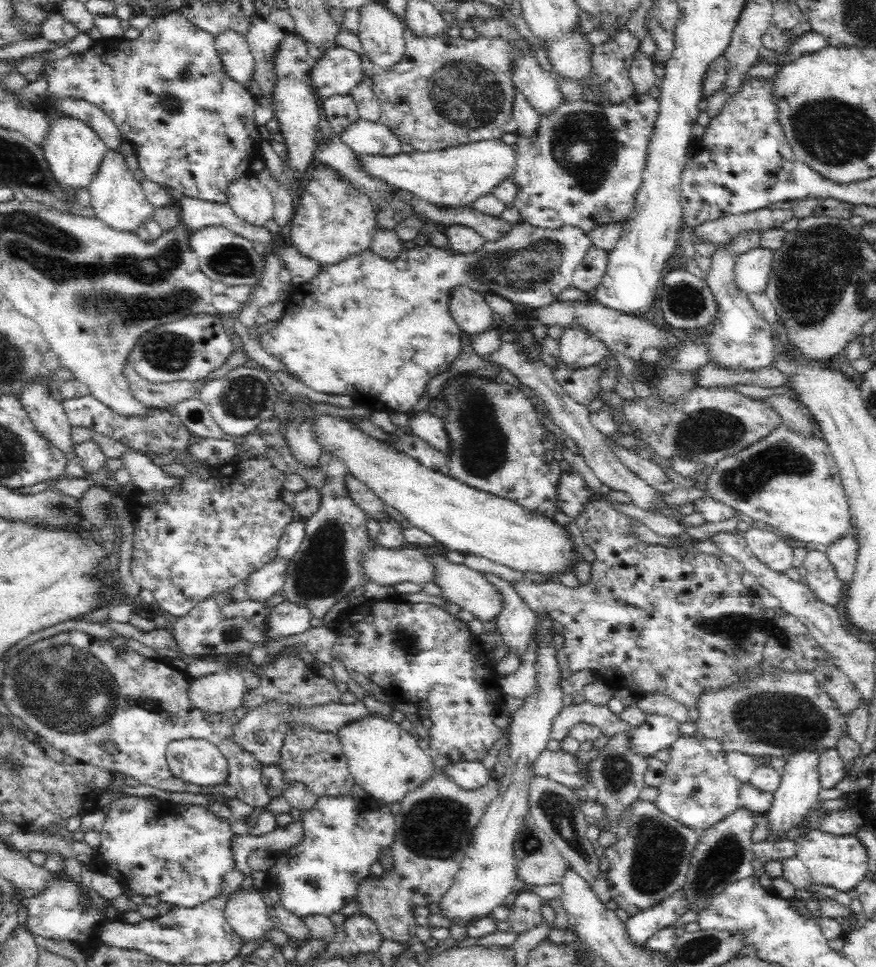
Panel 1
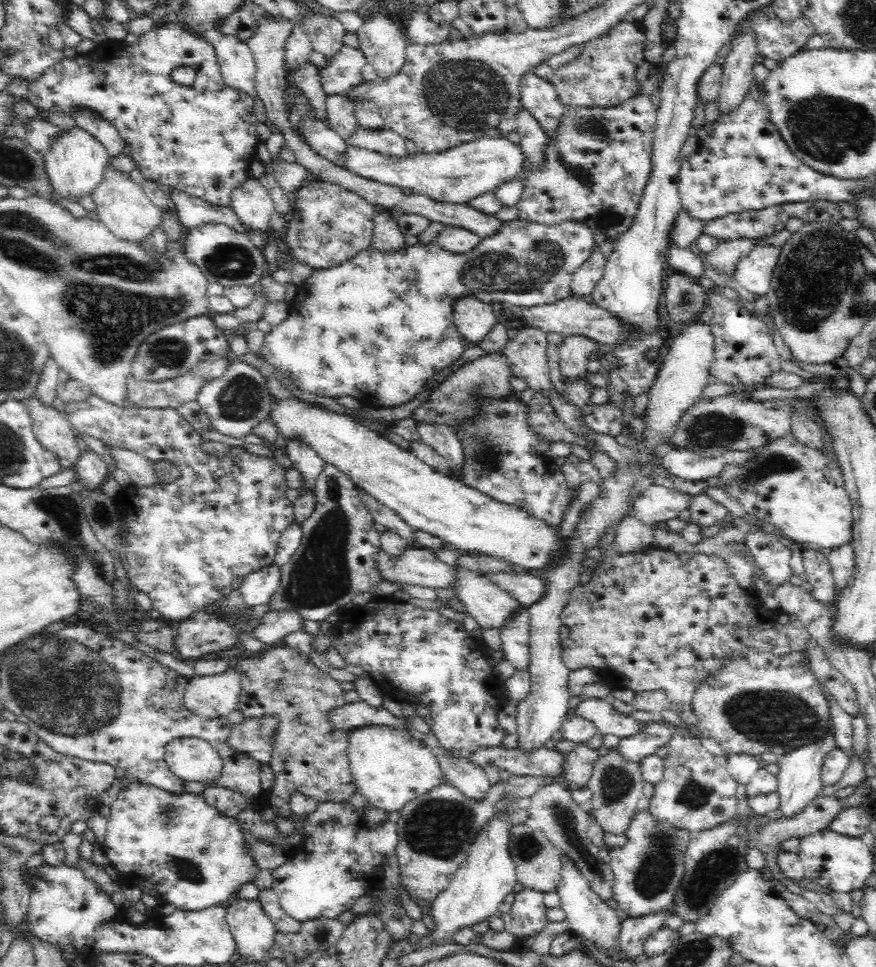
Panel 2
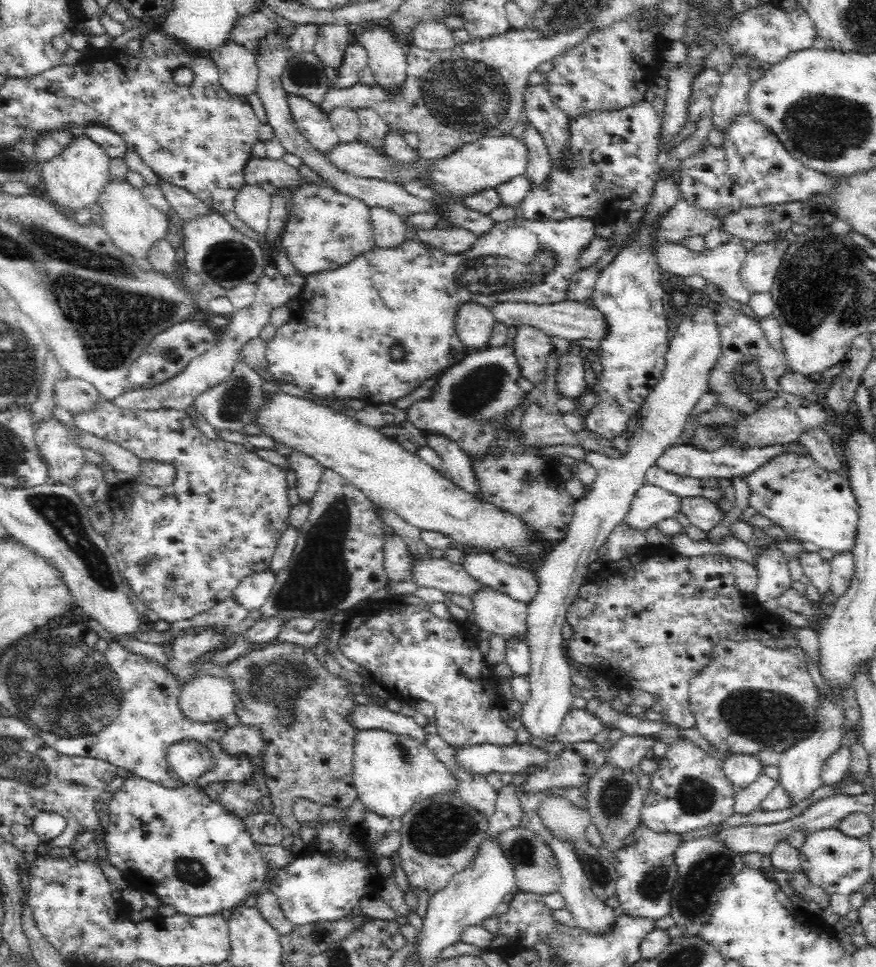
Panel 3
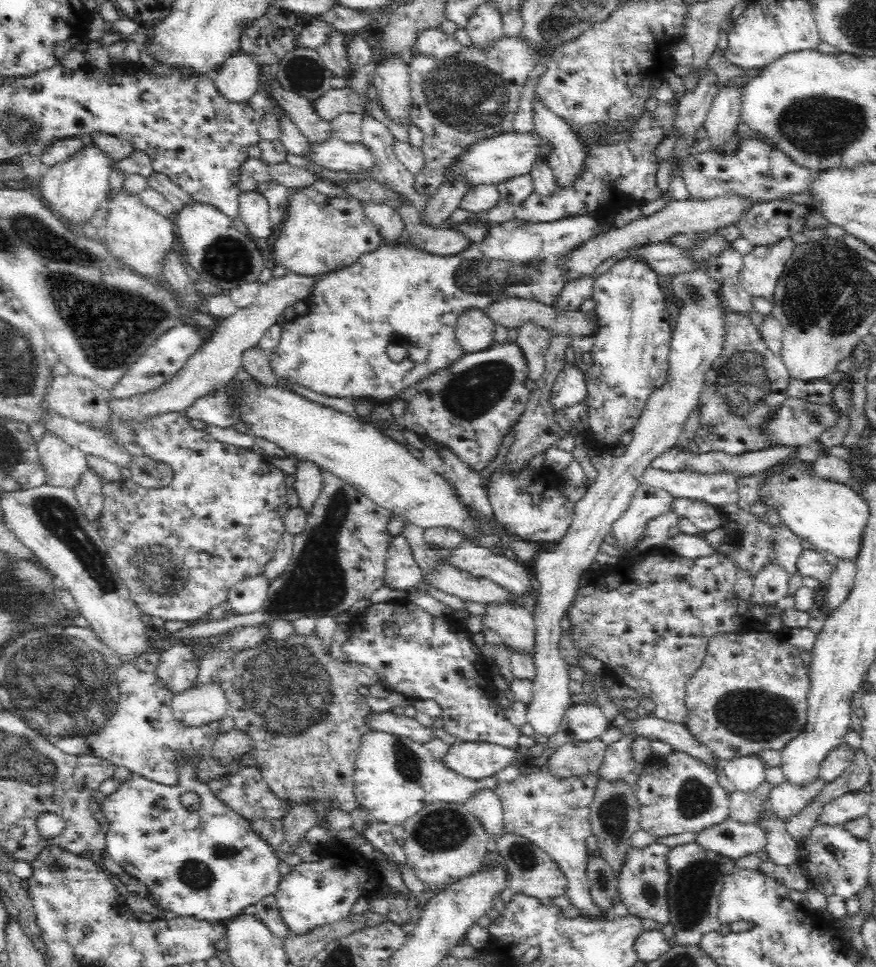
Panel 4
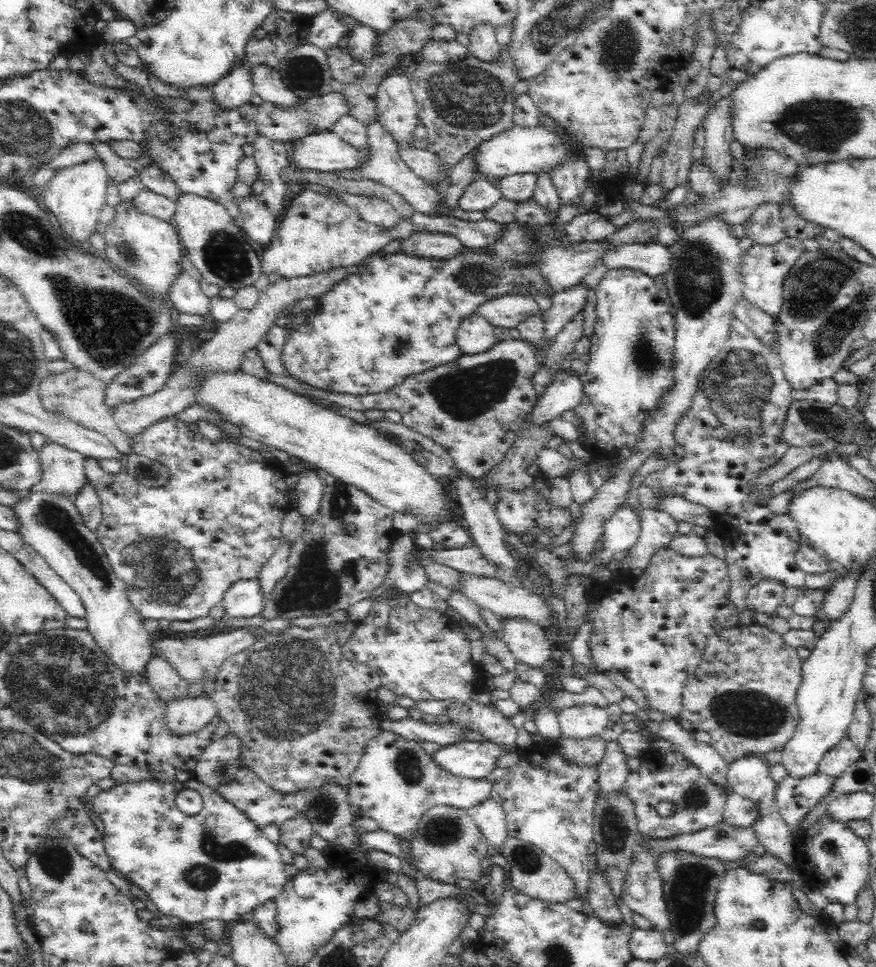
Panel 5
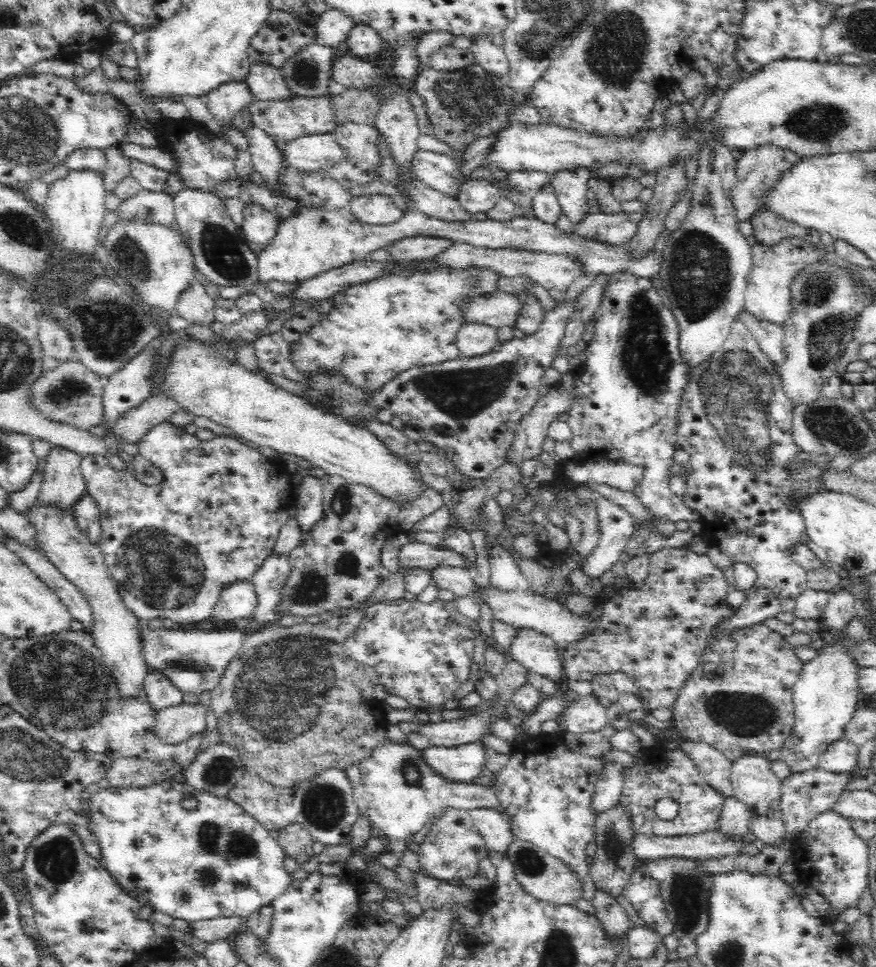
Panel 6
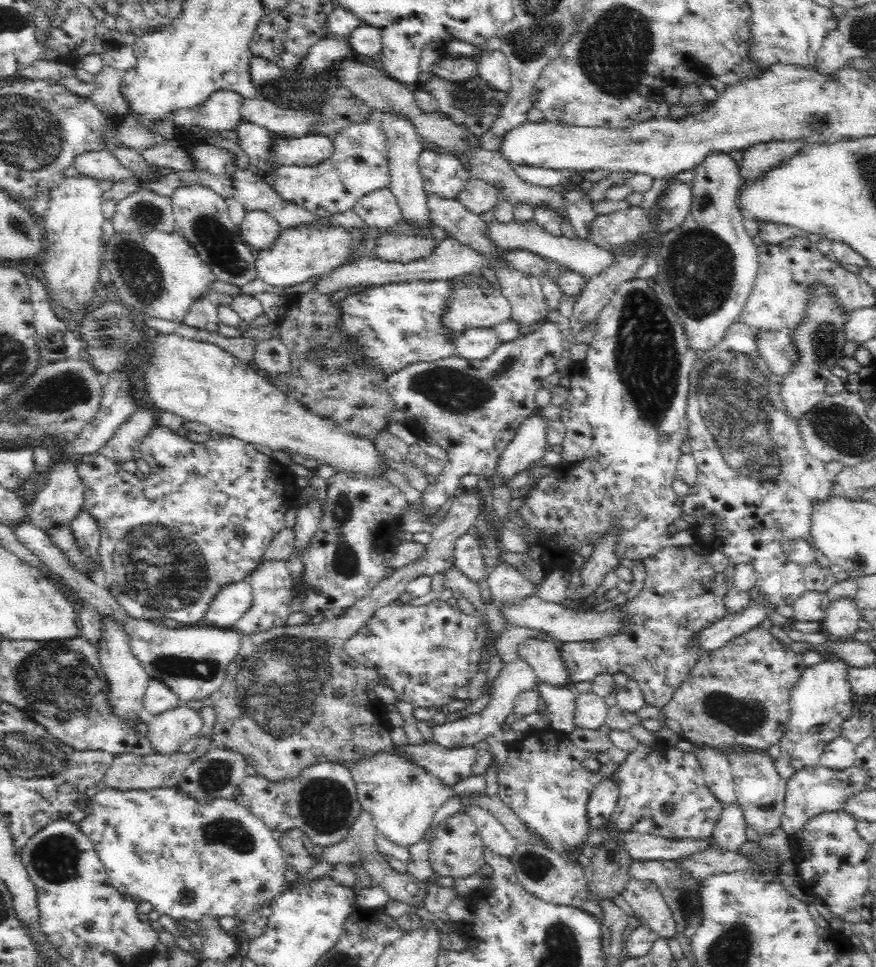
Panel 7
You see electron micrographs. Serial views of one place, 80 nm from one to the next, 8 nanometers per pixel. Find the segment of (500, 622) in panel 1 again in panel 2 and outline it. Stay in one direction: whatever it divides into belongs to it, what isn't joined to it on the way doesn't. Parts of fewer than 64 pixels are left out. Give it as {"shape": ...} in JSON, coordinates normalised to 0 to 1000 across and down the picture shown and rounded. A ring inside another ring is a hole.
{"shape":[[[600,628],[589,633],[578,649],[571,654],[573,670],[578,680],[588,693],[603,693],[604,691],[604,637]]]}

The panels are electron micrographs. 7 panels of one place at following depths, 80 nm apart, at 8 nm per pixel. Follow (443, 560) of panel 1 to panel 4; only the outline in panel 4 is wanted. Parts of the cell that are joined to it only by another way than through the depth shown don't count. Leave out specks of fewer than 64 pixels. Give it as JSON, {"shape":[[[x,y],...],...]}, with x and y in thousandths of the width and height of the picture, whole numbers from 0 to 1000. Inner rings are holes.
{"shape":[[[553,627],[553,649],[566,653],[573,664],[596,678],[610,680],[612,676],[612,644],[610,636],[592,627]]]}

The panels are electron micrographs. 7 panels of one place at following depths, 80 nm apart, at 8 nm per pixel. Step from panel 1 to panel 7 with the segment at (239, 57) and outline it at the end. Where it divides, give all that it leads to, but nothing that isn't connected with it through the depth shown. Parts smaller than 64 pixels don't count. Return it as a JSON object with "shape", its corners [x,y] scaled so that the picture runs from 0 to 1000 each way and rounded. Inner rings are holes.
{"shape":[[[249,93],[226,114],[199,116],[196,125],[201,131],[210,131],[219,135],[231,134],[235,139],[251,141],[253,137],[263,137],[275,127],[274,102],[276,101],[273,97]]]}

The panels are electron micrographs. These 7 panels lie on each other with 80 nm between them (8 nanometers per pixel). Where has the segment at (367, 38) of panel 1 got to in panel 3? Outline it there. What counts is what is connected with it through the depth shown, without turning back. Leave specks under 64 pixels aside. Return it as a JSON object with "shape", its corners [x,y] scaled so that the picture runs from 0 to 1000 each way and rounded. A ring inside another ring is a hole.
{"shape":[[[436,23],[432,27],[411,30],[408,42],[418,50],[422,72],[428,81],[428,88],[441,97],[452,99],[463,85],[465,58],[459,48],[452,47],[444,31]]]}

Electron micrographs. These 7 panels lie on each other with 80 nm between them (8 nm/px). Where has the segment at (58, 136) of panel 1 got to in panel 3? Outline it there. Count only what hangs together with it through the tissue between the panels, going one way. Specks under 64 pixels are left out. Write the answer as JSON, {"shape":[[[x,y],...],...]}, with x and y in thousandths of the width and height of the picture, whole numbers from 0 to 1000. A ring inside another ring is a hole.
{"shape":[[[100,141],[84,143],[84,147],[71,155],[68,161],[46,171],[49,204],[64,213],[66,219],[84,225],[91,217],[98,217],[103,211],[111,210],[120,199],[121,191],[128,183],[124,179],[127,163],[112,148]]]}

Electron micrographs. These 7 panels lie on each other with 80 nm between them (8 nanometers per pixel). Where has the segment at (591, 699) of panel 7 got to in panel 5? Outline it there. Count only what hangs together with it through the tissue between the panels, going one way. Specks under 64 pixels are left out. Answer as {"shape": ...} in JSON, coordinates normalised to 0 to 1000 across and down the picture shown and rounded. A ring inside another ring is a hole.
{"shape":[[[678,728],[644,731],[637,736],[636,744],[640,761],[656,764],[685,760],[697,746],[692,733]]]}

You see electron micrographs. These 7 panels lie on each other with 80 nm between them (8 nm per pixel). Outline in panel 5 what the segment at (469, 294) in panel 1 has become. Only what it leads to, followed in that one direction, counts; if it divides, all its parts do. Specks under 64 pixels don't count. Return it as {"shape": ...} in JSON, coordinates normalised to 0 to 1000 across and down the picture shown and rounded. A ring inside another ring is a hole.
{"shape":[[[540,324],[525,332],[519,349],[527,367],[550,366],[567,355],[566,338]]]}

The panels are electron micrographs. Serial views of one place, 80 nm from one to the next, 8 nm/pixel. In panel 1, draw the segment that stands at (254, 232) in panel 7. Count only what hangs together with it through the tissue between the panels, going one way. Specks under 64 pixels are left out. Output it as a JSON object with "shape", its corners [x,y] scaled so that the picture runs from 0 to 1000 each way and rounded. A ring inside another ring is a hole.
{"shape":[[[290,181],[269,184],[259,192],[259,203],[272,225],[288,234],[299,236],[312,225],[311,201]]]}

